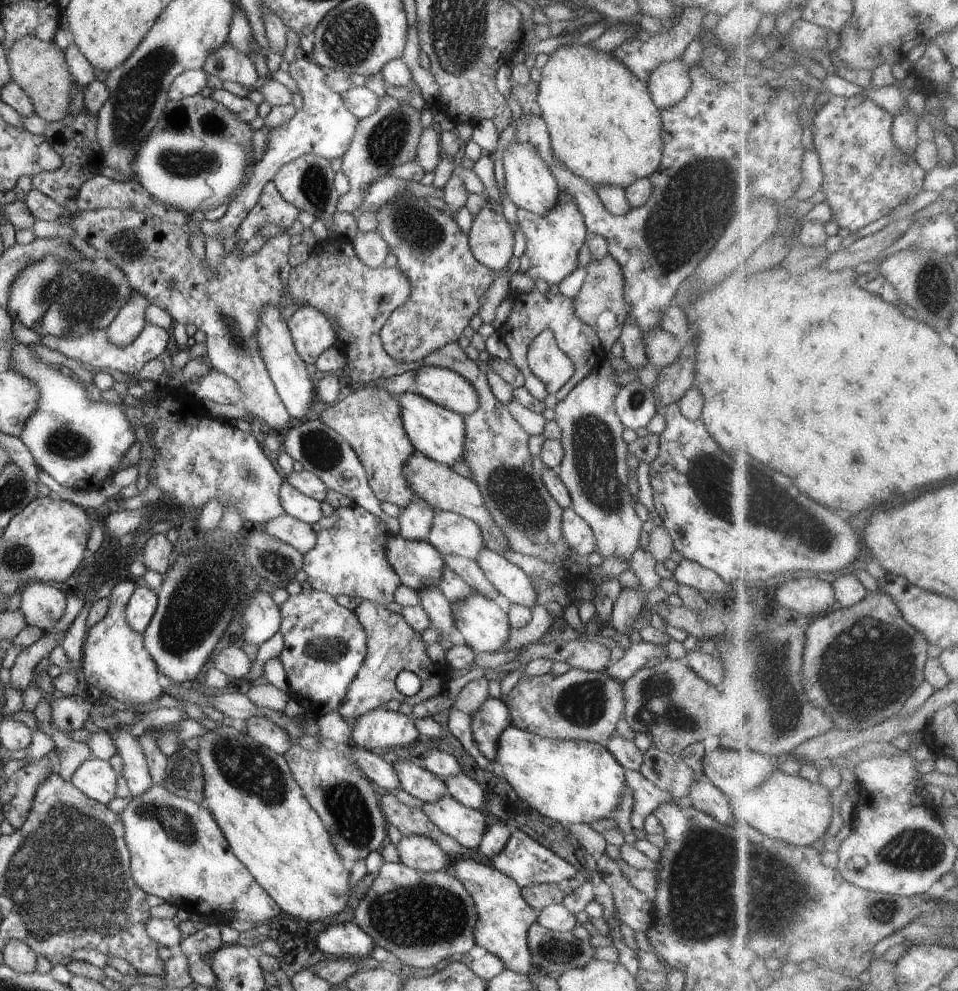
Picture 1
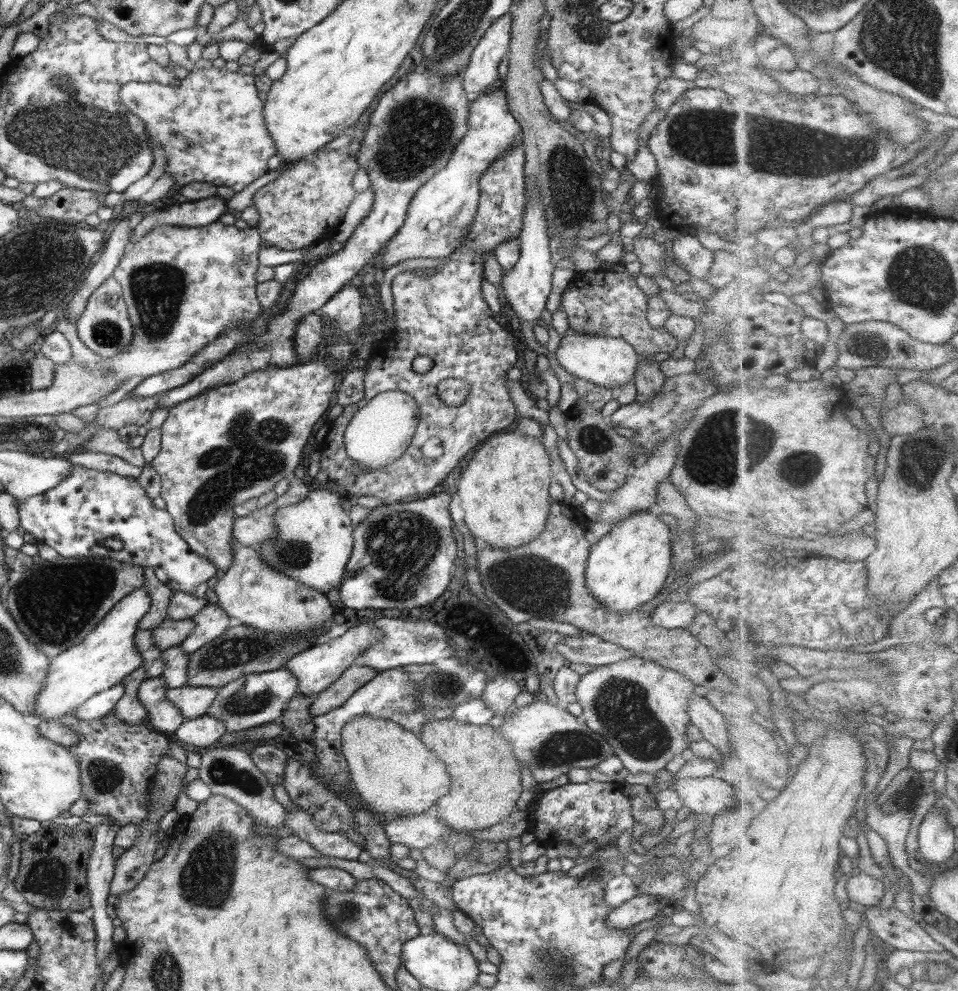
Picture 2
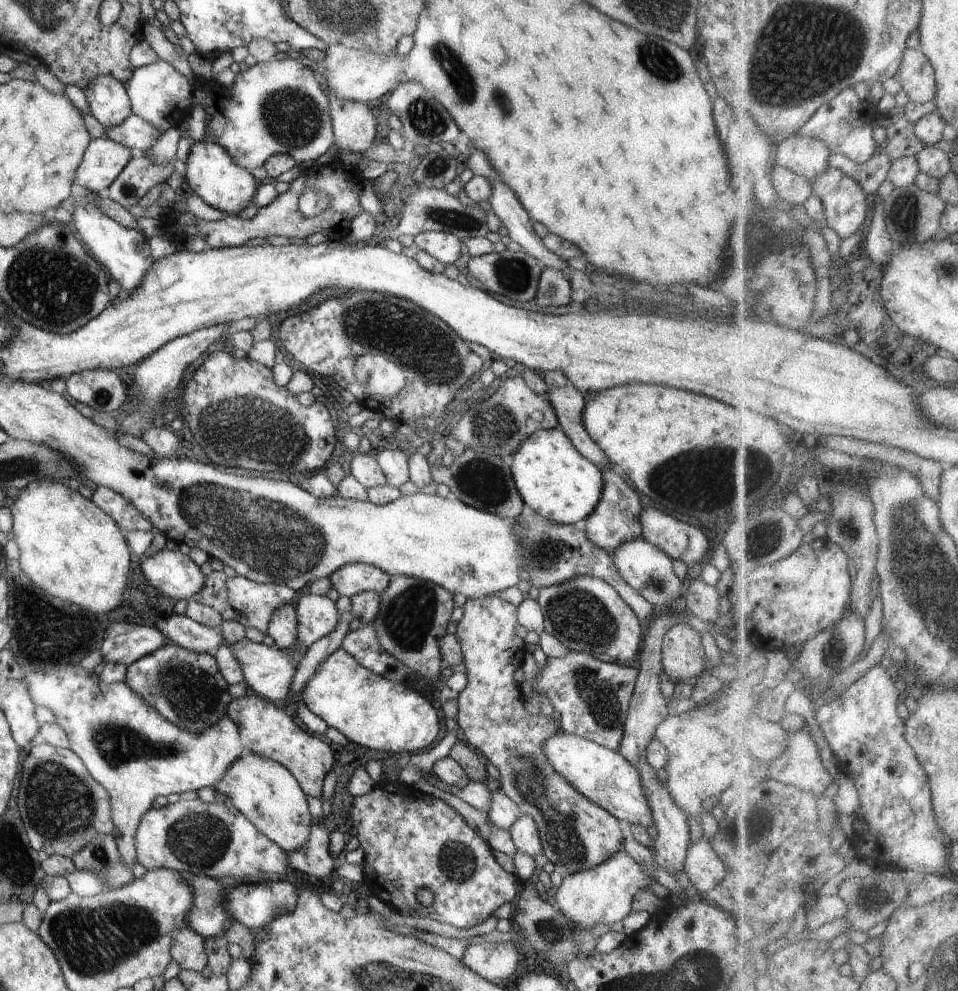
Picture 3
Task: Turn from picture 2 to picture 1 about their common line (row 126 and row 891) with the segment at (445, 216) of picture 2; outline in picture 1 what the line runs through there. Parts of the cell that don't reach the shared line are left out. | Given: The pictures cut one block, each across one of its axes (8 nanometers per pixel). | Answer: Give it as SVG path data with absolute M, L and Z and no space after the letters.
M467 854L451 858L446 870L462 882L476 905L477 921L473 932L476 947L500 958L506 969L522 974L534 971L527 932L530 925L537 922L539 911L524 900L518 884L488 862Z

